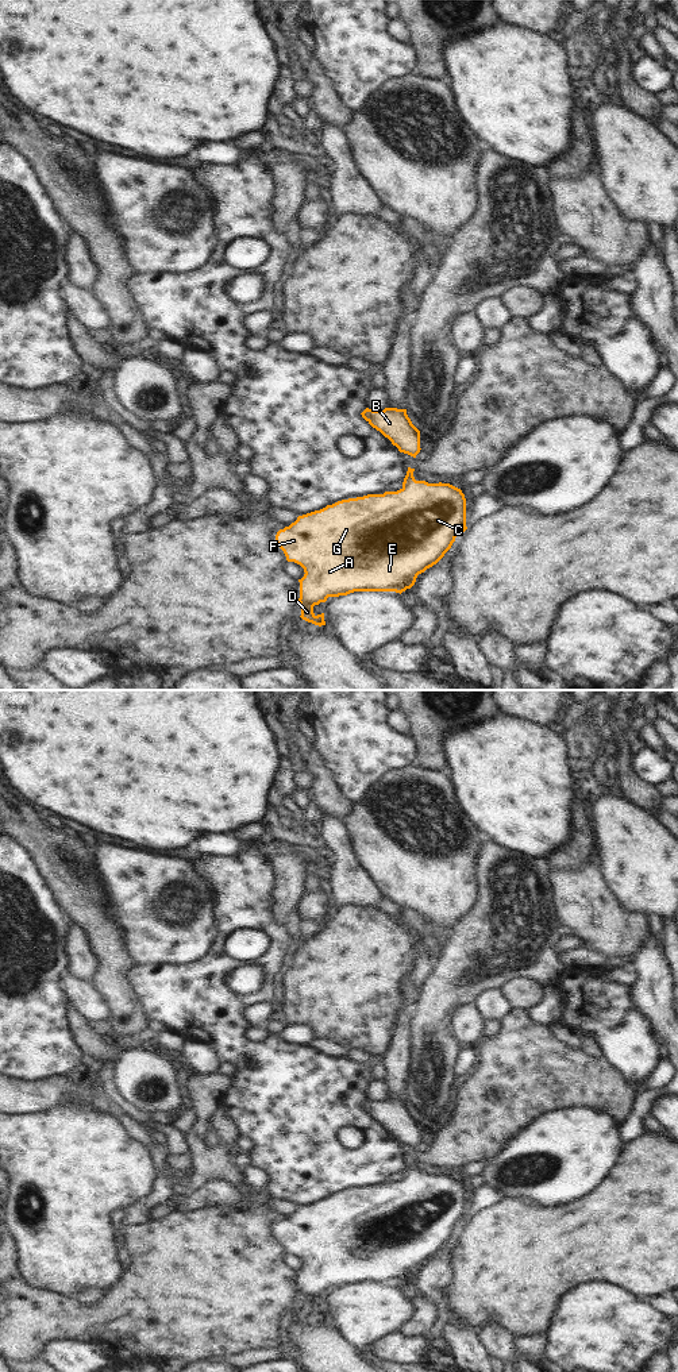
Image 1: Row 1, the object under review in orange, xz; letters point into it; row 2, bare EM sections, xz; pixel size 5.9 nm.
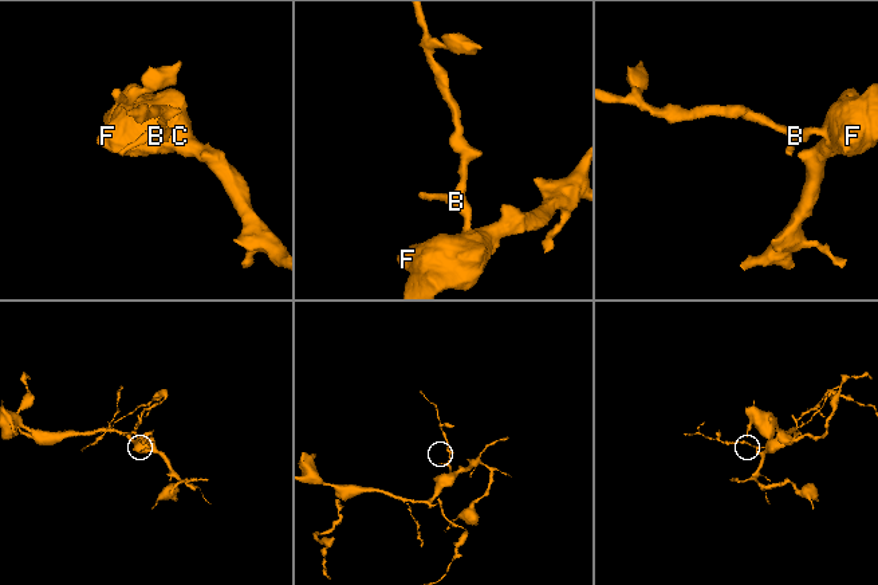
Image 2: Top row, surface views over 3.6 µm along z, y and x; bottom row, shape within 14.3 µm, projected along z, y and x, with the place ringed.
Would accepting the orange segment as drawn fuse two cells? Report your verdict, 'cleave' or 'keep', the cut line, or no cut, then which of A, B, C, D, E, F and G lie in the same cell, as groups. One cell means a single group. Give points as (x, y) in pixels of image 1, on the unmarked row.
keep; no cut; A B C D E F G

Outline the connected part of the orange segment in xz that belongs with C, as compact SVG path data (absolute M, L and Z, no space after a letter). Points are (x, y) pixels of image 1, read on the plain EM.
M408 1159L402 1179L384 1186L367 1186L327 1196L298 1207L294 1214L276 1226L277 1237L284 1242L288 1253L304 1260L300 1273L301 1310L315 1317L325 1317L324 1304L315 1306L313 1298L325 1294L328 1288L347 1287L354 1283L396 1283L411 1280L419 1265L436 1256L451 1240L455 1229L466 1218L466 1190L461 1180L450 1175L428 1175L416 1172L415 1160Z

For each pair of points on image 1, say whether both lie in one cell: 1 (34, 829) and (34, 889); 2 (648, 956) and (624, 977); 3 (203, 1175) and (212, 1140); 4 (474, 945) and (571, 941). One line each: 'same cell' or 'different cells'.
1: different cells
2: different cells
3: different cells
4: different cells

